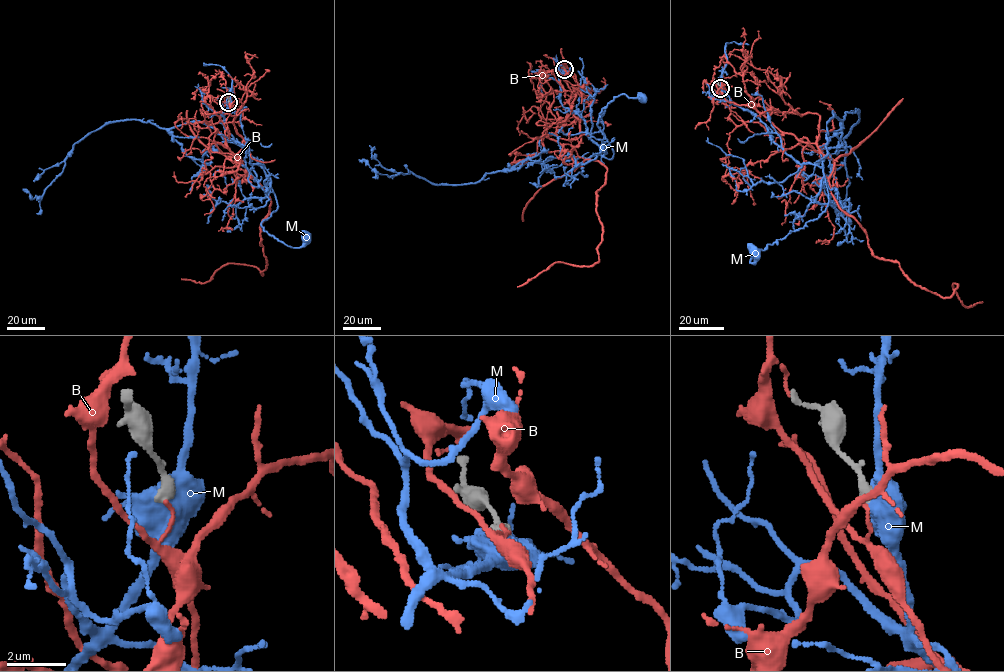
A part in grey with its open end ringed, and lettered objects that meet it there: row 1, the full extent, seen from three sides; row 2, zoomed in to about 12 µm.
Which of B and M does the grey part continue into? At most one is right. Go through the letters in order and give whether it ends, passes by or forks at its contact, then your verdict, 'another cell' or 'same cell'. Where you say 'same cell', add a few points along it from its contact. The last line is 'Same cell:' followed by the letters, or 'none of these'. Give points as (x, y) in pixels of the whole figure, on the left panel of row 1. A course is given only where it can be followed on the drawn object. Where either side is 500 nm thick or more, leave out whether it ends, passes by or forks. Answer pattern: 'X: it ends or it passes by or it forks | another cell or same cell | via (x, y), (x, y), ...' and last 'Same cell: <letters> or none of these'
B: it ends | another cell
M: another cell
Same cell: none of these

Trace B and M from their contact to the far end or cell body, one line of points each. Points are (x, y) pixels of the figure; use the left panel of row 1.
B: (229, 102), (244, 142), (235, 157), (270, 200), (266, 267), (181, 279)
M: (228, 101), (224, 127), (252, 164), (263, 165), (278, 207), (263, 229), (293, 247), (305, 237)

